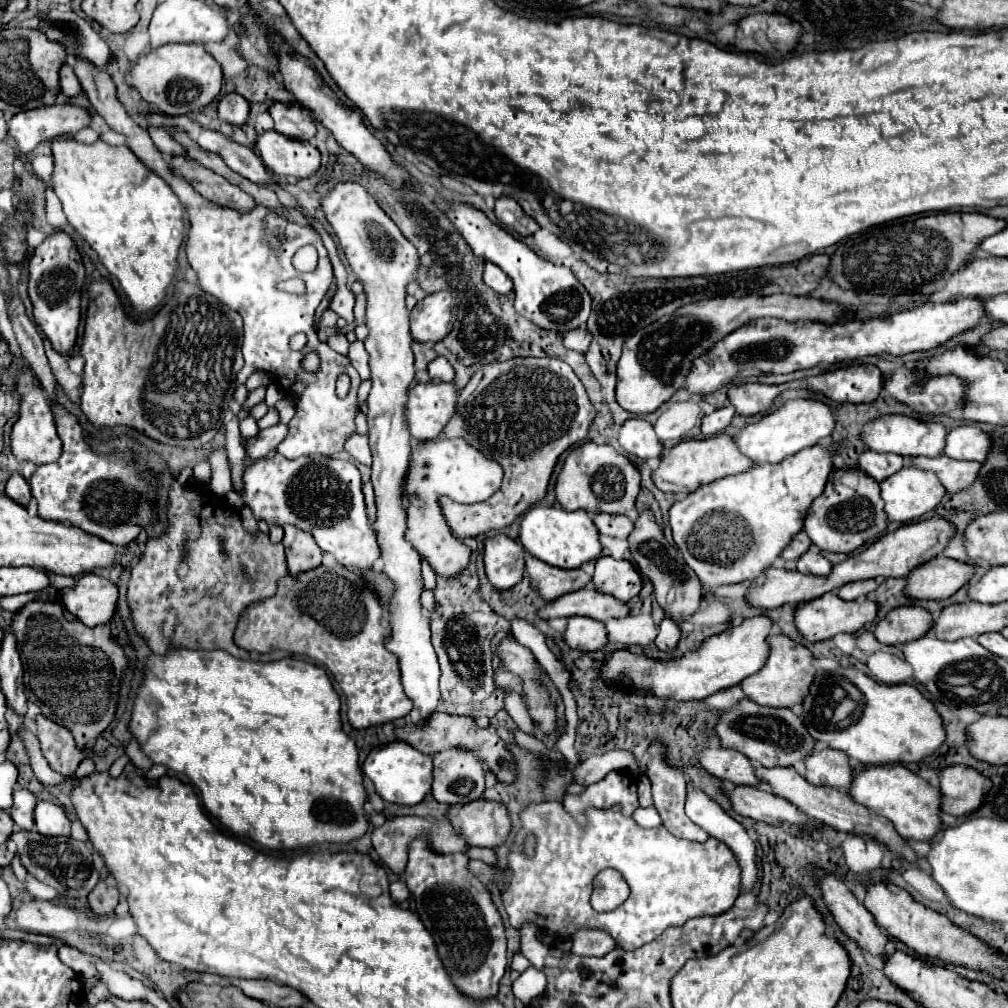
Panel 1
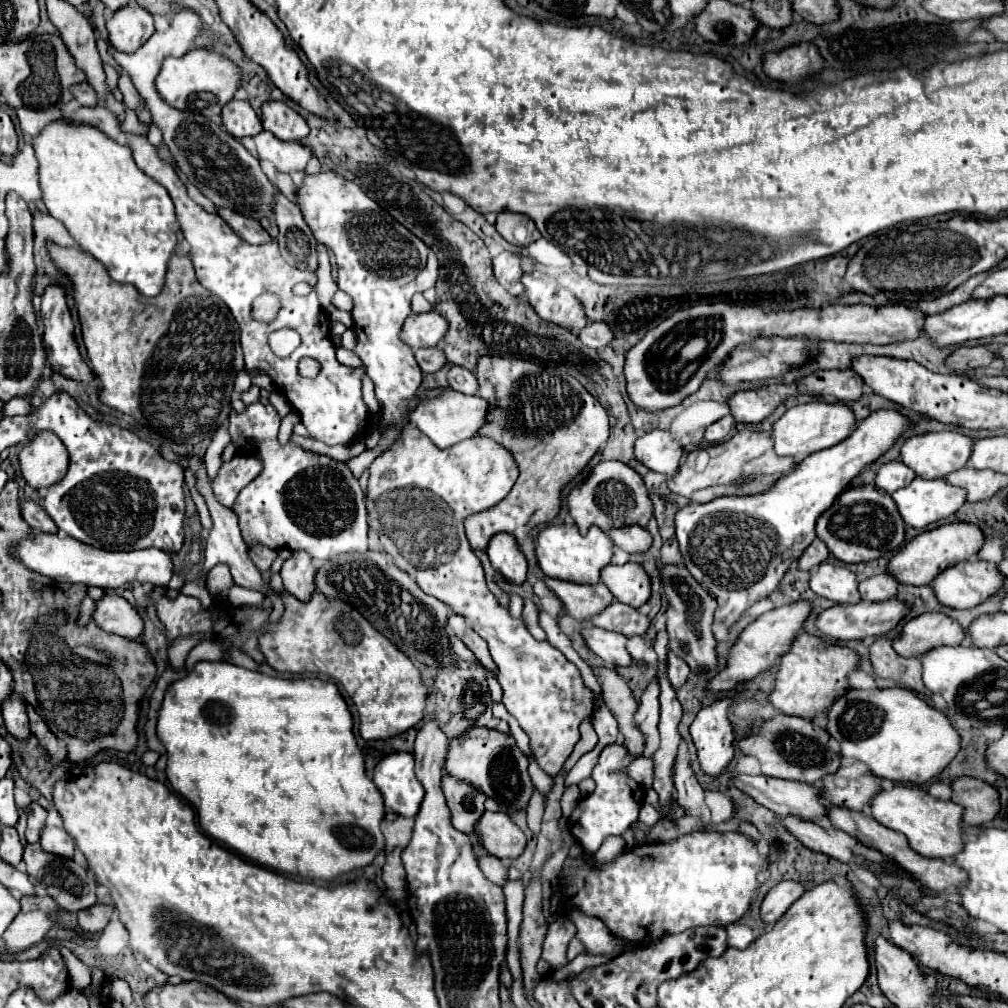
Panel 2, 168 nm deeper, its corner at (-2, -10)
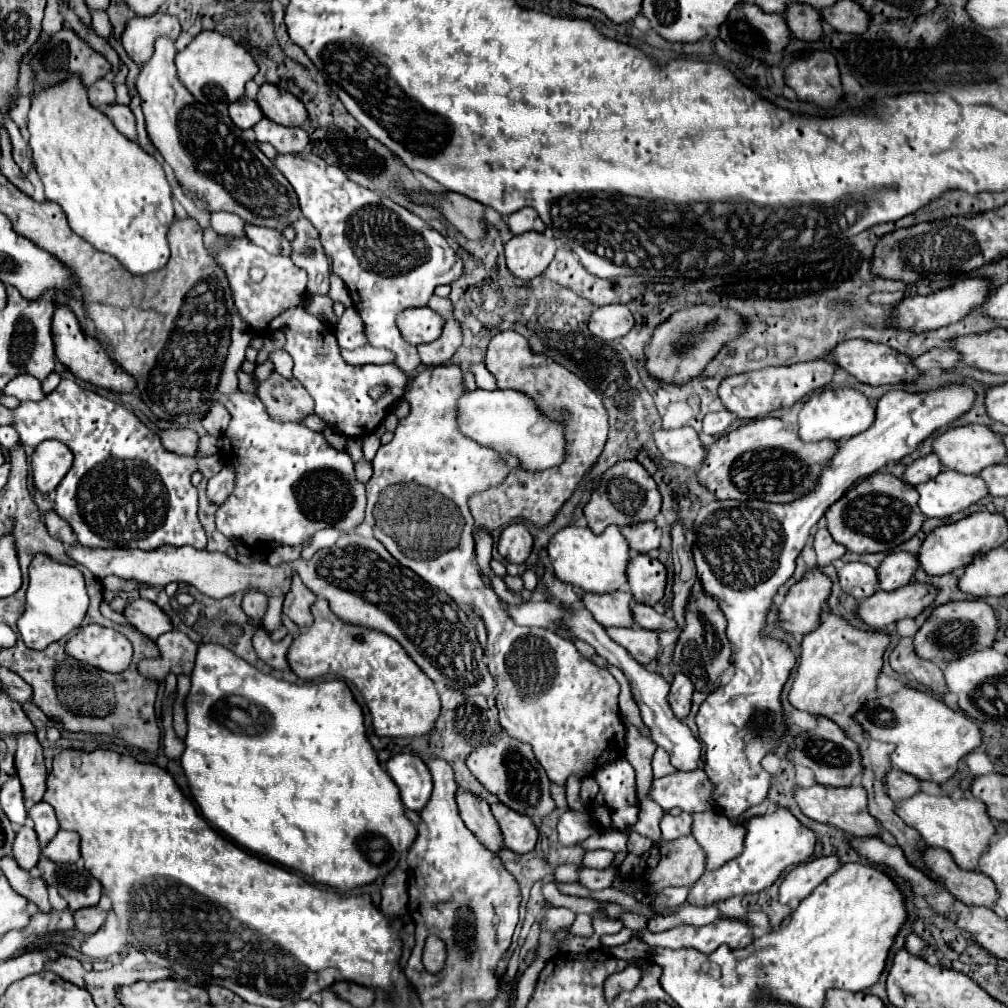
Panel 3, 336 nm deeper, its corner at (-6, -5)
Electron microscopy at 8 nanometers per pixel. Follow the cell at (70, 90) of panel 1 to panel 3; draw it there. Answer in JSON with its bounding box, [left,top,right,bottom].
[87,78,115,108]

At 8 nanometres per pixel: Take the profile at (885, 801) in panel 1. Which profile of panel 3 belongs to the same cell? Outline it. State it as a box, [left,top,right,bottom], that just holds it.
[897,792,995,870]

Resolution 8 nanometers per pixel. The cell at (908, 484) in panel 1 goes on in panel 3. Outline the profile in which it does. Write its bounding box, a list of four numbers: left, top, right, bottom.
[917,470,987,518]

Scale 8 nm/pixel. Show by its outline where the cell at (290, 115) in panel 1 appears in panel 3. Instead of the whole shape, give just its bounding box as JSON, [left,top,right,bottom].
[255,84,307,126]

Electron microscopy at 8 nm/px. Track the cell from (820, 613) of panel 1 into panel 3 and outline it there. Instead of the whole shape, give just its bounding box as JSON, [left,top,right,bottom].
[859,582,935,630]

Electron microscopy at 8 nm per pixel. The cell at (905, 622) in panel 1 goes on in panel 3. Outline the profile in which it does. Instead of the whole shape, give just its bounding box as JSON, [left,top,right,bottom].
[915,600,999,664]

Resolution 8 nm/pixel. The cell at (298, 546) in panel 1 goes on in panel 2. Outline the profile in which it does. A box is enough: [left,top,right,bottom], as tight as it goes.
[281,551,317,601]

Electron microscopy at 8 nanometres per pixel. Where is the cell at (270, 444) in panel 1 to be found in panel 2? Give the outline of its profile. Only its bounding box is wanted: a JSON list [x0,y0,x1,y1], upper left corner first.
[213,453,263,507]

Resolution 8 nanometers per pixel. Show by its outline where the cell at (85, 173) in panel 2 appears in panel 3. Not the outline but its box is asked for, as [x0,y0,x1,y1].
[27,76,175,274]

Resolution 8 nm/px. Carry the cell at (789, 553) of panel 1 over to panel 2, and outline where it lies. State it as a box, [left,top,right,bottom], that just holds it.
[799,539,829,571]

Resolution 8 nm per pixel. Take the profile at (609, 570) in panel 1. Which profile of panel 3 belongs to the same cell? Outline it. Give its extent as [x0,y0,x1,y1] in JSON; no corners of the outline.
[627,554,667,606]

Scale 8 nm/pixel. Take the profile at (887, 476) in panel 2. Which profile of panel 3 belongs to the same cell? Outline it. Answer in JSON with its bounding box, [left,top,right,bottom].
[903,454,943,486]

